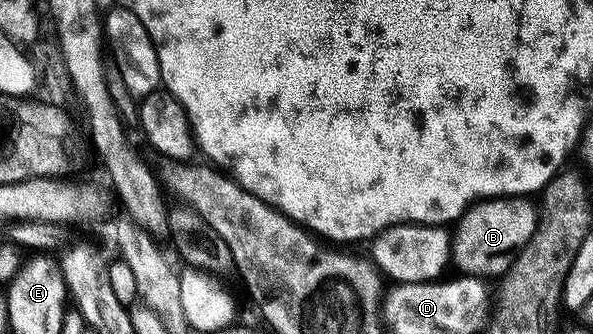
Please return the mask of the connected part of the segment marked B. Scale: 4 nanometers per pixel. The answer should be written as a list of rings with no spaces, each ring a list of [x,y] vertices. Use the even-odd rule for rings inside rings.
[[[506,196],[504,198],[486,198],[478,200],[457,219],[452,227],[451,236],[453,239],[453,252],[451,262],[454,267],[458,266],[462,275],[476,274],[488,276],[487,274],[504,275],[505,271],[515,260],[518,252],[531,240],[531,236],[537,227],[539,217],[539,206],[529,196]]]

